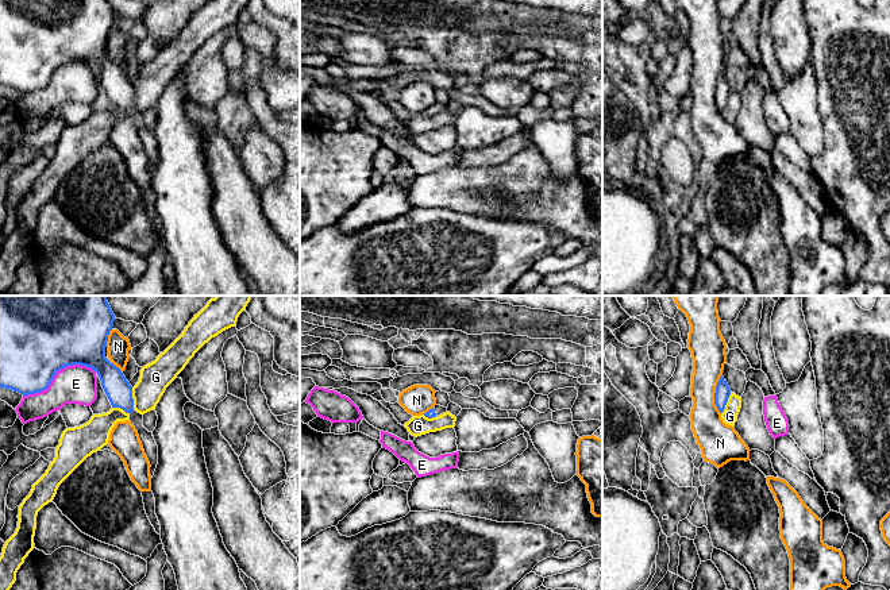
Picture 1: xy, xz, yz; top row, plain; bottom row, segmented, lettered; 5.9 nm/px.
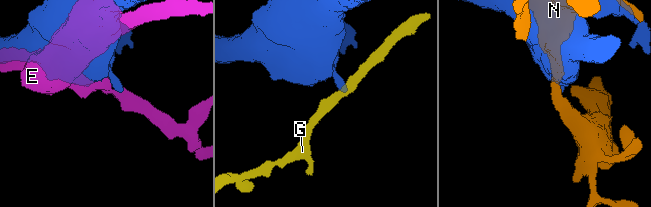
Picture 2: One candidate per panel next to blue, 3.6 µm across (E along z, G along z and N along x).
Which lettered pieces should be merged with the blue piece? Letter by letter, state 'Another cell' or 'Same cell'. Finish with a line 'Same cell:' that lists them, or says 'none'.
E: Another cell
G: Another cell
N: Another cell
Same cell: none

